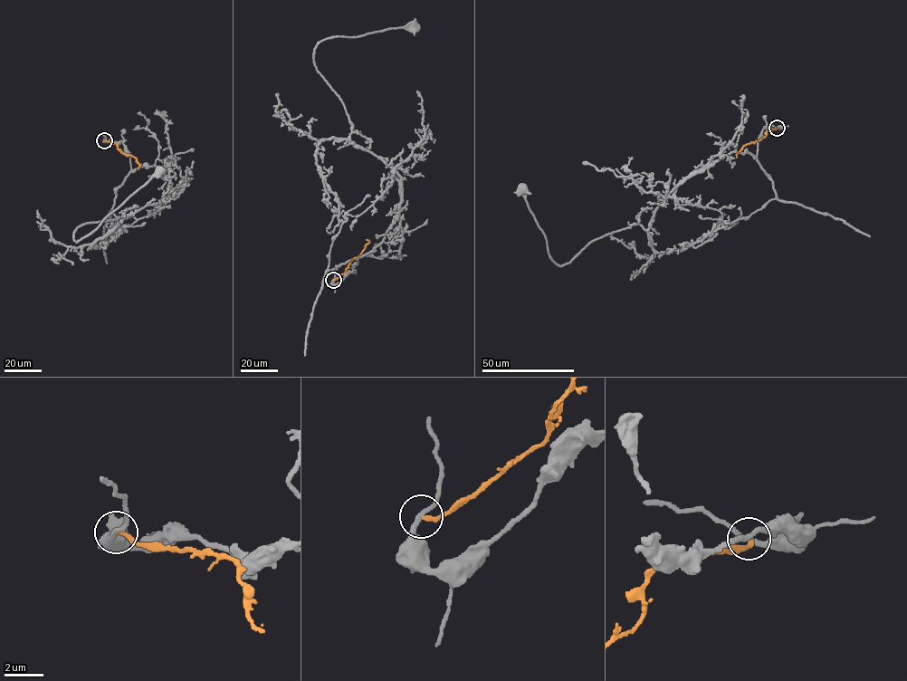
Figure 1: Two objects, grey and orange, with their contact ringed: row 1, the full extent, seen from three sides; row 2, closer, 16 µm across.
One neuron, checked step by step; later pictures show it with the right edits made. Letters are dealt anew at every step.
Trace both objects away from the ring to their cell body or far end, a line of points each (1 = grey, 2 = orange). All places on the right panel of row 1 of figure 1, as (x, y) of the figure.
1: (776, 128), (764, 128), (756, 157), (733, 151), (678, 184), (646, 230), (592, 240), (561, 265), (521, 189)
2: (777, 128), (768, 129), (759, 140), (742, 147), (736, 158)

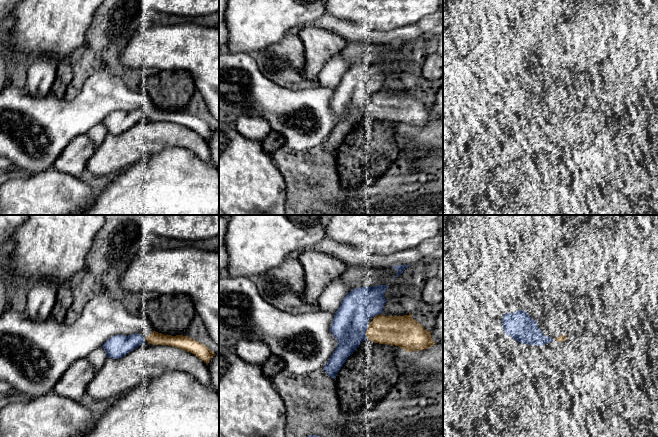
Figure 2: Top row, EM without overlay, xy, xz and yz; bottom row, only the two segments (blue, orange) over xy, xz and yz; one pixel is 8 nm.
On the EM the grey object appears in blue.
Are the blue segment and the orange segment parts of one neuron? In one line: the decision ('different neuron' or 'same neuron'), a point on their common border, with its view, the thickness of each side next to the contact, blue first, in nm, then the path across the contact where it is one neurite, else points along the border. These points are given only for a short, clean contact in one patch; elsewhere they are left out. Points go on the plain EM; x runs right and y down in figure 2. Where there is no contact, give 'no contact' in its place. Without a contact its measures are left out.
different neuron | xz (366, 106) | 280/240 nm

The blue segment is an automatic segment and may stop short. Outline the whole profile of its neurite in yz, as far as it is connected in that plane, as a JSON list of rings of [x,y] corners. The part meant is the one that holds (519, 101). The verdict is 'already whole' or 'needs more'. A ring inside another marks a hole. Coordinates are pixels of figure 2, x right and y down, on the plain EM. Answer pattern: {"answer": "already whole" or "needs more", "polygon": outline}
{"answer": "already whole", "polygon": [[[524,86],[504,90],[502,101],[504,109],[520,119],[542,122],[554,117],[553,114],[542,109],[537,97]]]}

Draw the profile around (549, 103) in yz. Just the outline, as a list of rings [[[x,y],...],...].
[[[550,93],[537,97],[537,101],[545,112],[553,114],[555,117],[563,118],[567,116],[565,108],[559,100]]]

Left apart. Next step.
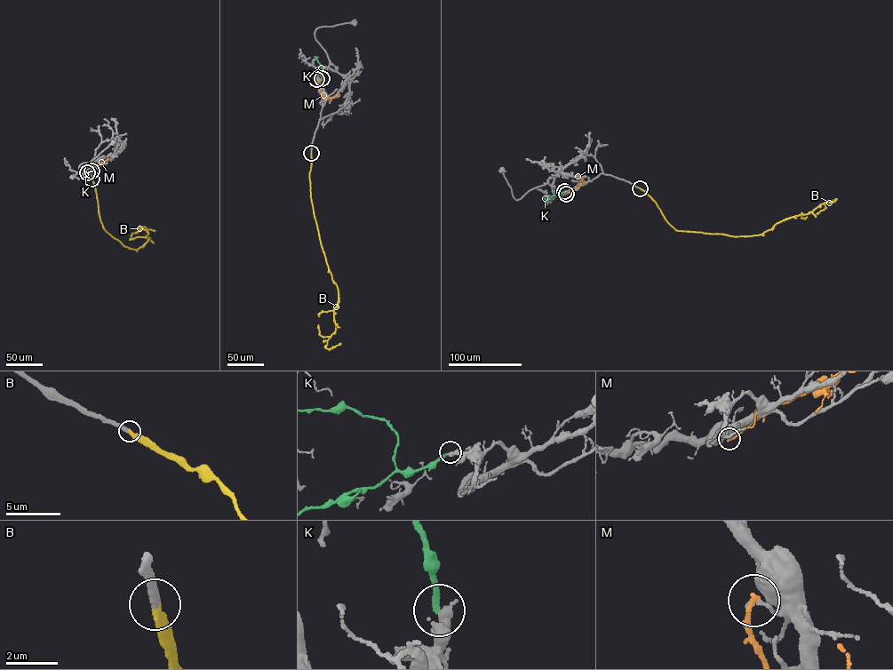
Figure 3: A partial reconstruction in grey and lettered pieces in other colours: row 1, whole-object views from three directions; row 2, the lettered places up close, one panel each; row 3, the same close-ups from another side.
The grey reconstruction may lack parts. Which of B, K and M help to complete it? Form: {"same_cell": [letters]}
{"same_cell": ["B"]}

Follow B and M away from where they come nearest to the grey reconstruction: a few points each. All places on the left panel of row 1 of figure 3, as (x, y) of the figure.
B: (91, 179), (100, 220), (114, 238), (136, 250), (148, 239), (144, 237), (148, 232), (139, 227), (155, 230)
M: (86, 172), (108, 159)

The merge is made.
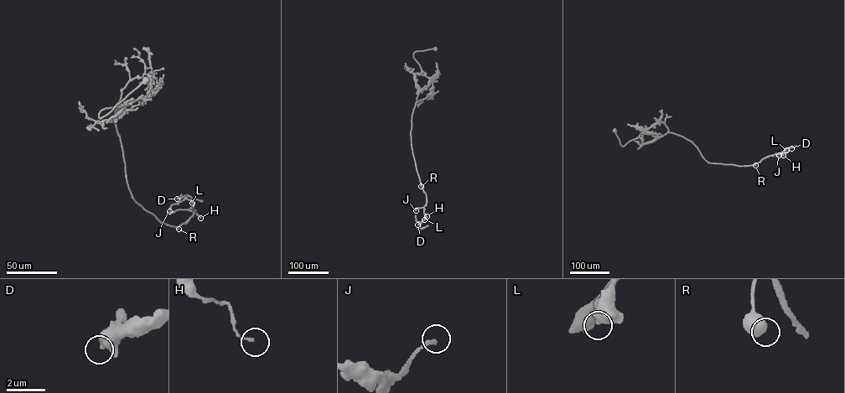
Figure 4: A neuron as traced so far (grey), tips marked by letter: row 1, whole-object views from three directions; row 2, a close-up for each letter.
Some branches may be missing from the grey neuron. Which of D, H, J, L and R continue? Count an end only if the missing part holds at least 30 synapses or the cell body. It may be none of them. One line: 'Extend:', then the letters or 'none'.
Extend: none

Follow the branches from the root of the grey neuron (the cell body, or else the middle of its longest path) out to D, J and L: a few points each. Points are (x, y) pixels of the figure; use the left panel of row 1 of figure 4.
D: (146, 80), (99, 116), (147, 97), (115, 111), (127, 183), (136, 203), (175, 227), (194, 213), (177, 199)
J: (146, 80), (99, 116), (147, 97), (115, 111), (126, 180), (162, 223), (178, 227), (194, 213), (169, 211)
L: (146, 80), (99, 116), (147, 96), (115, 112), (132, 197), (175, 227), (192, 216), (192, 203)

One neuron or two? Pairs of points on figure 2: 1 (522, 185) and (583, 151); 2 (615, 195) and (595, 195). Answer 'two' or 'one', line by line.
1: two
2: one

